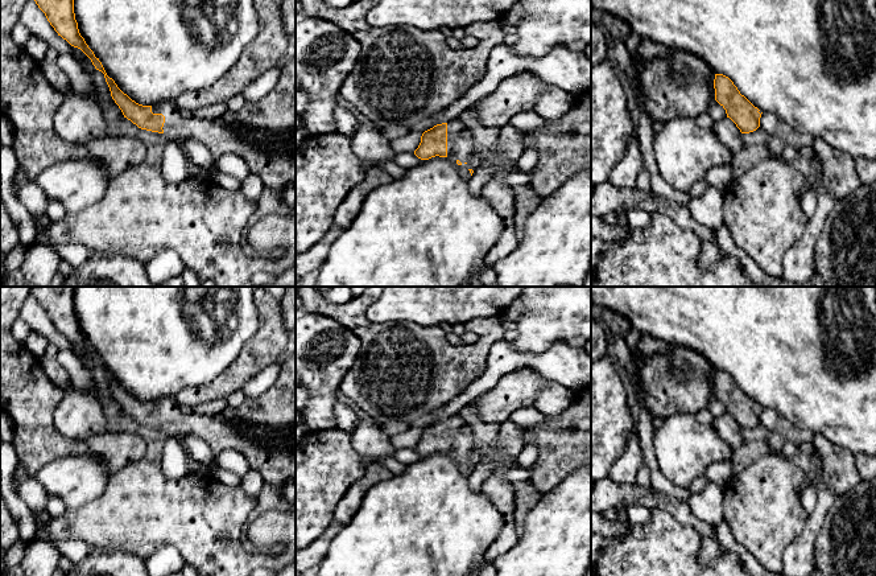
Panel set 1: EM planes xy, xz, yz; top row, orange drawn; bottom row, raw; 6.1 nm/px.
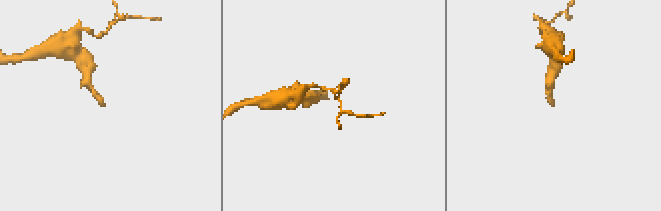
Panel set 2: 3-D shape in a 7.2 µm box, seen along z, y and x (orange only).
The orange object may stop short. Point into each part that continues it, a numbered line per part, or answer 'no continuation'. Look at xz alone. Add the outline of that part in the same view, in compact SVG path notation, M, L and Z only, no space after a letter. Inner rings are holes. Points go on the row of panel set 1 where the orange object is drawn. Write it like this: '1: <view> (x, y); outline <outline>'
1: xz (459, 144); outline M458 120L447 123L447 157L454 161L459 160L466 177L471 177L466 162L474 157L472 139L470 131Z

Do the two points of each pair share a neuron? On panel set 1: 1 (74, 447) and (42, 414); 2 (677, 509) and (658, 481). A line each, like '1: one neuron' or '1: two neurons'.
1: one neuron
2: two neurons

